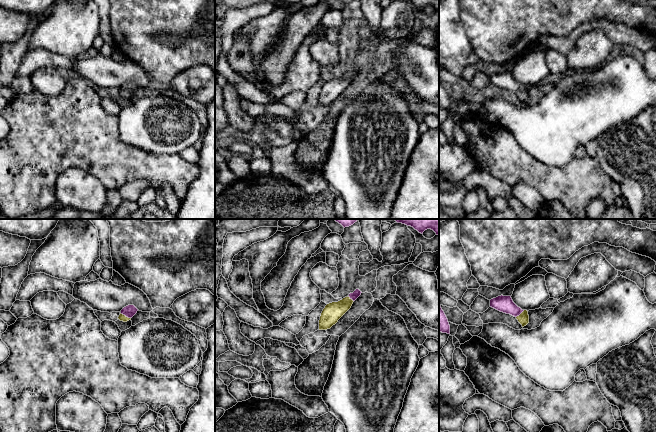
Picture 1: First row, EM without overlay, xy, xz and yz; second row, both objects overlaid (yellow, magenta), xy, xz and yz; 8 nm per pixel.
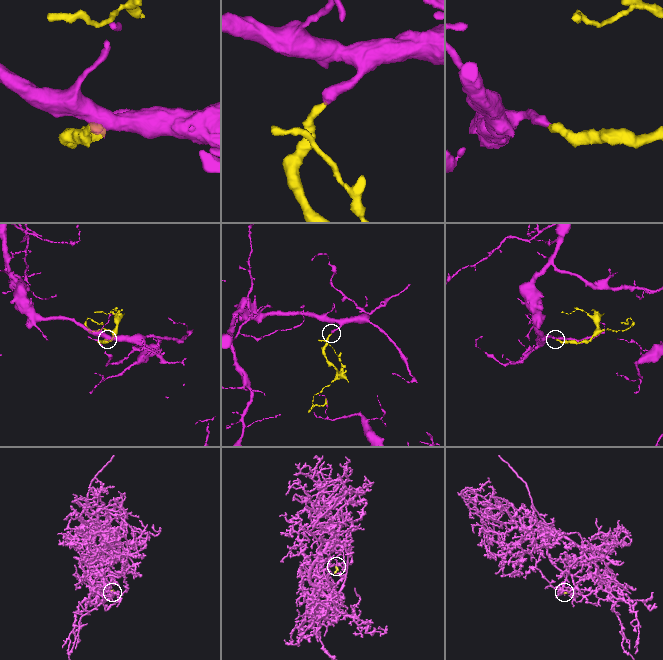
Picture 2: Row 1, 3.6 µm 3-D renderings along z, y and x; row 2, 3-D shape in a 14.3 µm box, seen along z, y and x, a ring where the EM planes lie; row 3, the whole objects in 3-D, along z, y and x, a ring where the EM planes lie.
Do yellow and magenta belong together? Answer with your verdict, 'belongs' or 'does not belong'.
belongs

